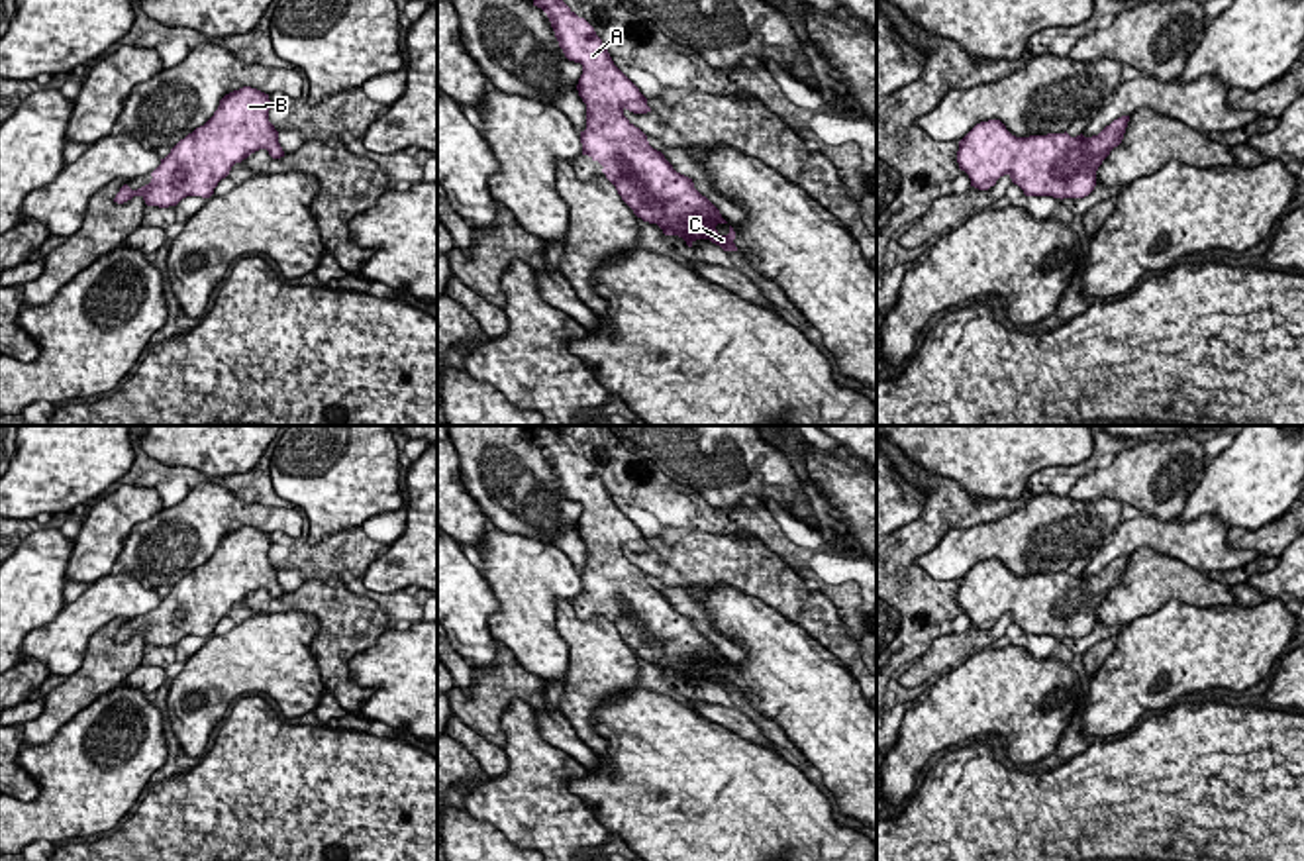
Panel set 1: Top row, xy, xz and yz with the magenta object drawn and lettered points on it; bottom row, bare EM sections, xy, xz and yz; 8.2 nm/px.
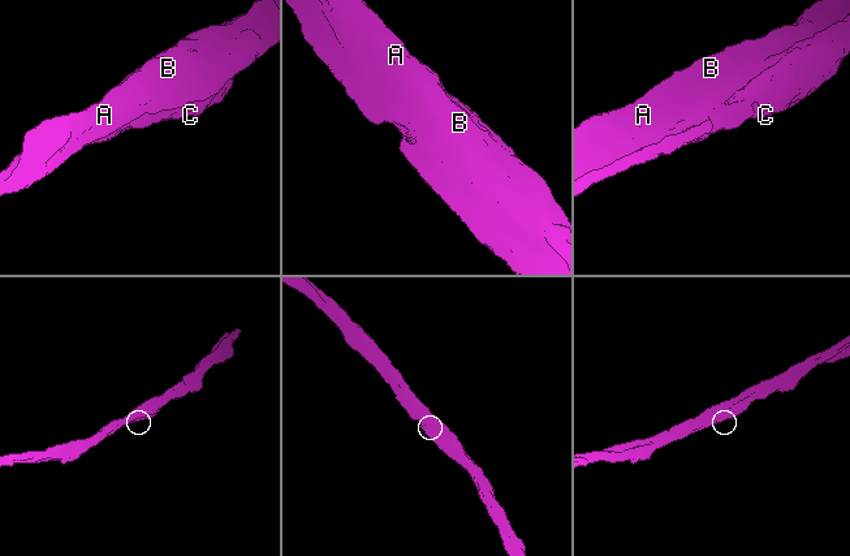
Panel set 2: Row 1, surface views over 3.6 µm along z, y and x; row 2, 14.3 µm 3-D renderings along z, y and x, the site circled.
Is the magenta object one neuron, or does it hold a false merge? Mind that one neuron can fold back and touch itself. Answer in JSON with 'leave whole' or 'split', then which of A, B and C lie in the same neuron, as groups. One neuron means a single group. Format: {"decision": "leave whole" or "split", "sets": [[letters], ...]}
{"decision": "leave whole", "sets": [["A", "B", "C"]]}

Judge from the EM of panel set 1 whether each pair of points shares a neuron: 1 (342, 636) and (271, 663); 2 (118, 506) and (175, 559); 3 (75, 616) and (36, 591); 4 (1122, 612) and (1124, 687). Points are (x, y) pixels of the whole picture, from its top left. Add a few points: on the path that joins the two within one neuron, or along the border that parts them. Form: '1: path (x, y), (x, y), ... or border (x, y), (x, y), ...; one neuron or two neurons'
1: border (281, 610), (316, 620), (310, 656), (326, 689); two neurons
2: border (161, 508), (132, 528), (114, 561); two neurons
3: border (65, 605), (51, 620), (36, 626), (26, 636); two neurons
4: border (1163, 605), (1122, 626); two neurons

